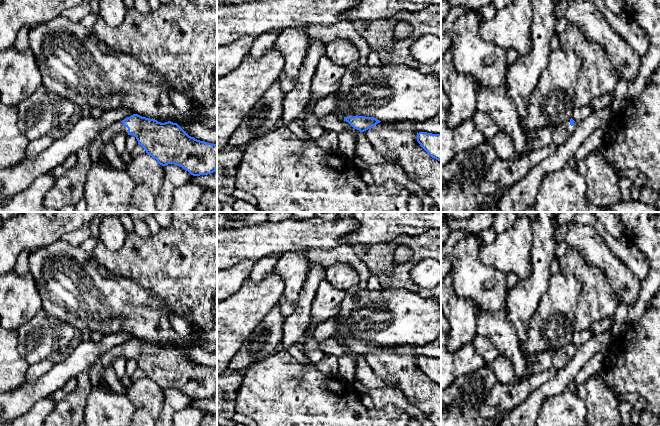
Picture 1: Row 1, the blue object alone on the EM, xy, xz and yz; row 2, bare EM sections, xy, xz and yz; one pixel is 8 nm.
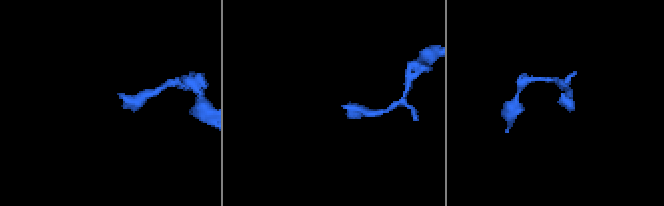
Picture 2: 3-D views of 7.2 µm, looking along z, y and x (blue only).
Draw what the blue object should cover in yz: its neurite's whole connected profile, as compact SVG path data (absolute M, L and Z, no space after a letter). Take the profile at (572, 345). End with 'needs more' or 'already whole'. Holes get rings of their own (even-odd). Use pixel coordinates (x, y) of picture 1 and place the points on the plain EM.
M572 342L566 344L556 351L553 358L553 367L557 370L564 368L573 359L577 351L578 347L575 346Z; needs more

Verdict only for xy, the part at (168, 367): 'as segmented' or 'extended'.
extended

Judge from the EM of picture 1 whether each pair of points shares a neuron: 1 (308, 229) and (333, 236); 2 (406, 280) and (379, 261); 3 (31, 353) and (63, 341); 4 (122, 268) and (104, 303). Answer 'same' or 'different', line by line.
1: same
2: same
3: different
4: different

